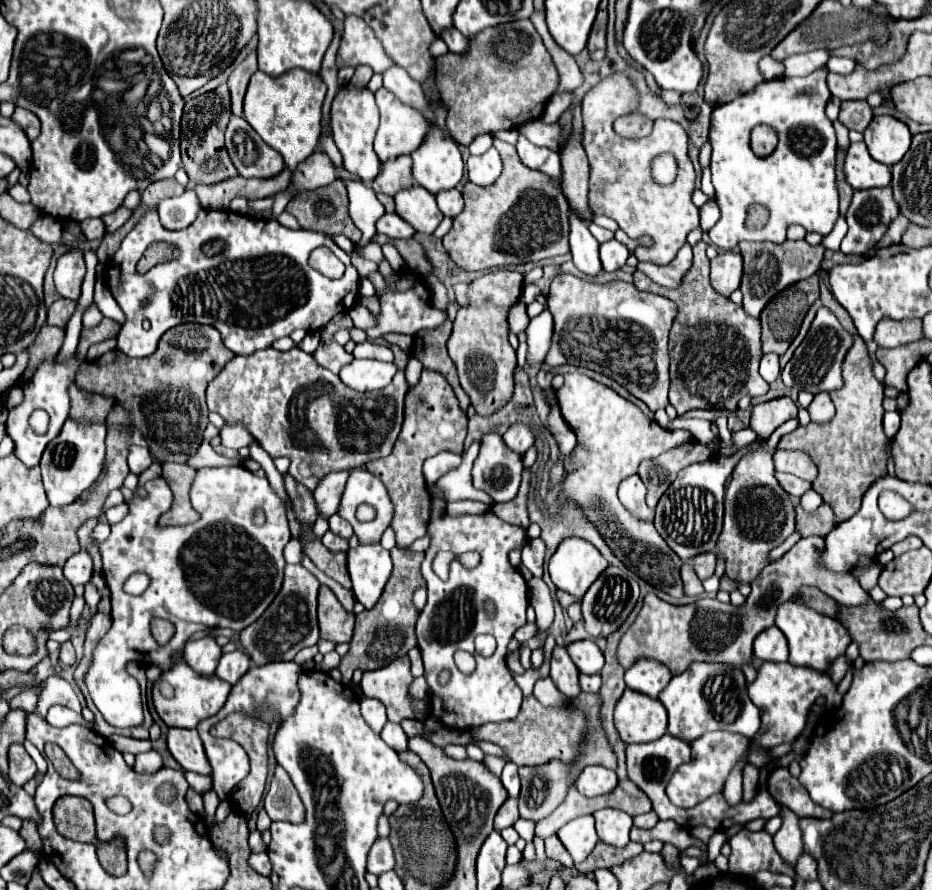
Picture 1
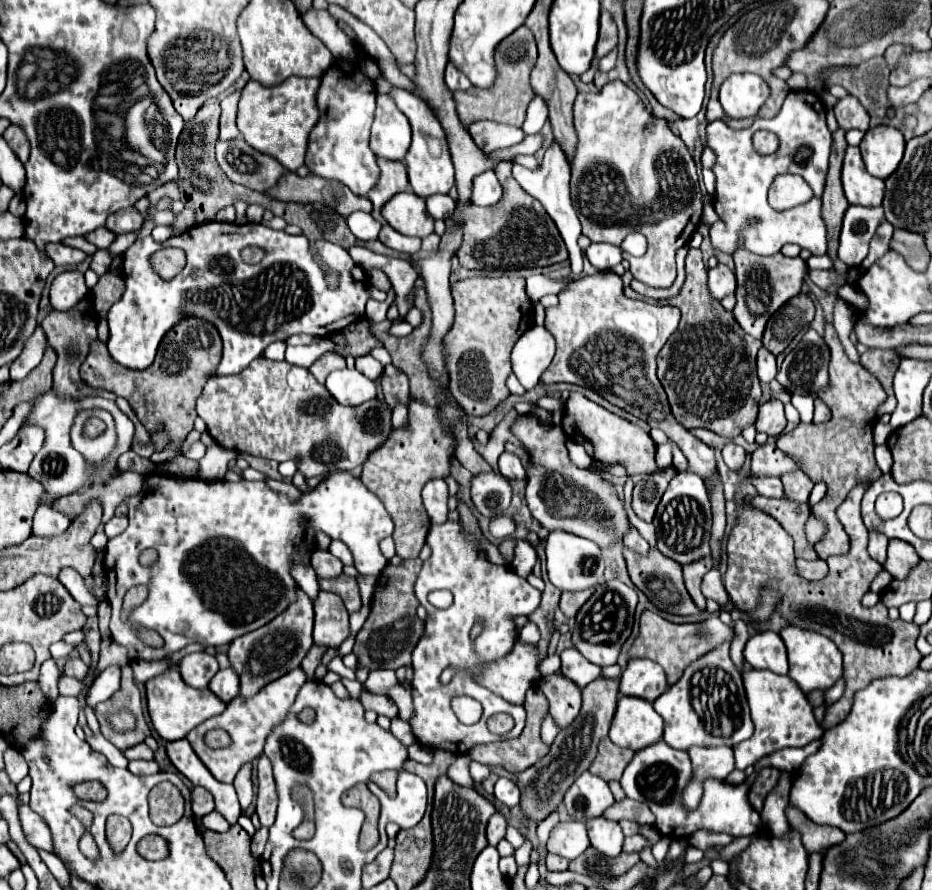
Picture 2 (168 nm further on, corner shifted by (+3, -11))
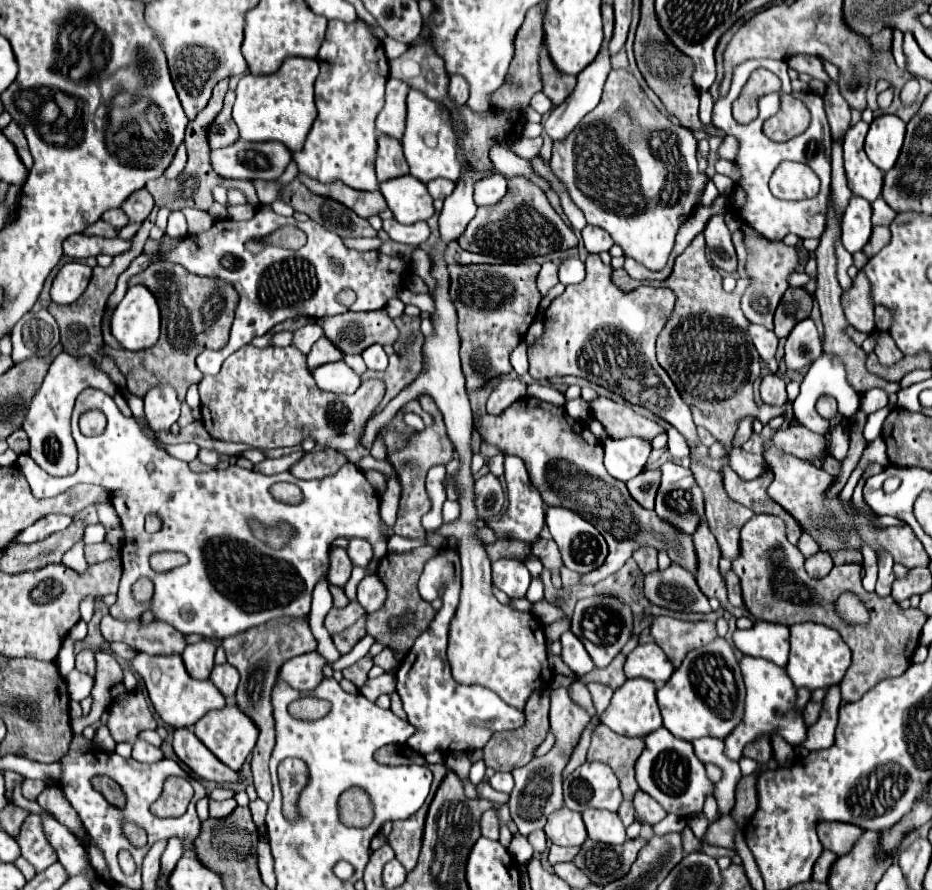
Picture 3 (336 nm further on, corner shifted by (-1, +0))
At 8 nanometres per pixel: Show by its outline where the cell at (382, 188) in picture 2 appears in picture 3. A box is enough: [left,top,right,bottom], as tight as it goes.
[377,135,409,181]

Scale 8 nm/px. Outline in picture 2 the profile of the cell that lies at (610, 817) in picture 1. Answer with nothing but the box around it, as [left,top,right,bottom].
[585,818,623,856]

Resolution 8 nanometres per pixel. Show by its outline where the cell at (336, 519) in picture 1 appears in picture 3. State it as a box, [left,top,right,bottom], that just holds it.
[347,539,373,567]

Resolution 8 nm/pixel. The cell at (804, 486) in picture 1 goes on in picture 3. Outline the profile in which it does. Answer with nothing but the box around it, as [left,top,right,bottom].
[731,449,771,479]

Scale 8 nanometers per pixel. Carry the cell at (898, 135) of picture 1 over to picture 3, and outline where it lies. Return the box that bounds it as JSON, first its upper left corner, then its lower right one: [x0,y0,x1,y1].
[865,115,905,171]

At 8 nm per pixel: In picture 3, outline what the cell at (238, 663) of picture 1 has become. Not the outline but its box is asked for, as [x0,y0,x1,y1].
[209,663,239,703]

